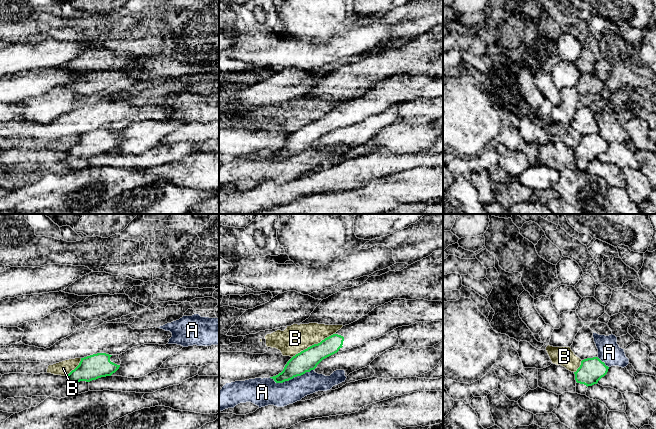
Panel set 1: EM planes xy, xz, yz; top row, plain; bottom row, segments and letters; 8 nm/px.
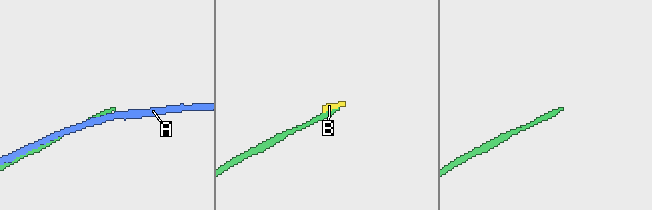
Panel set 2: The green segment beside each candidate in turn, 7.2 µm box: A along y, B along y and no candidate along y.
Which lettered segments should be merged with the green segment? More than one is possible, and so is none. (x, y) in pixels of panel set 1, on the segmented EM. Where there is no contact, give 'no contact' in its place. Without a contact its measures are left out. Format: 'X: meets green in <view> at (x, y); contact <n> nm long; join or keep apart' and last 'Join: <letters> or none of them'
A: meets green in xz at (291, 378); contact 360 nm long; keep apart
B: meets green in xz at (314, 344); contact 400 nm long; keep apart
Join: none of them

